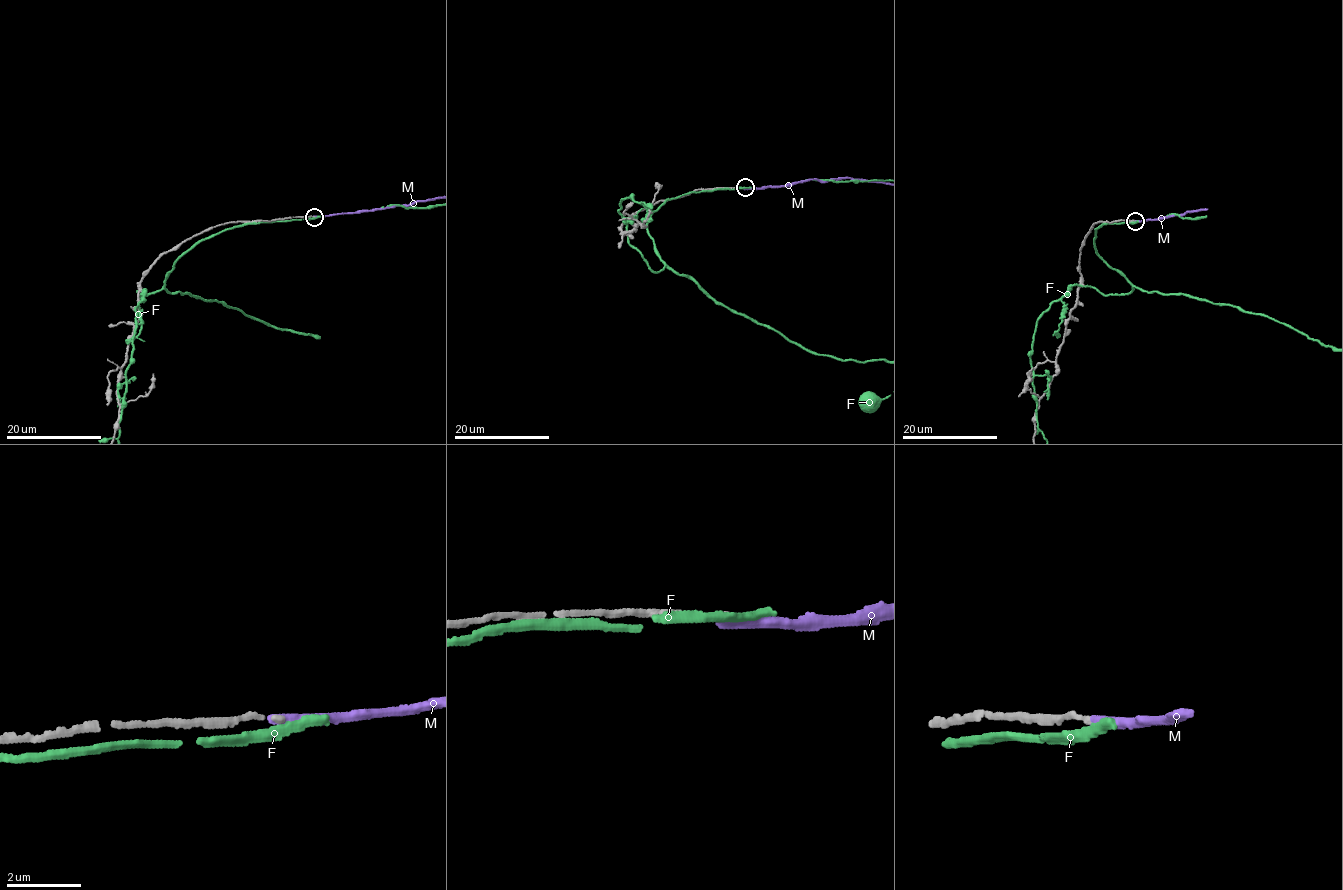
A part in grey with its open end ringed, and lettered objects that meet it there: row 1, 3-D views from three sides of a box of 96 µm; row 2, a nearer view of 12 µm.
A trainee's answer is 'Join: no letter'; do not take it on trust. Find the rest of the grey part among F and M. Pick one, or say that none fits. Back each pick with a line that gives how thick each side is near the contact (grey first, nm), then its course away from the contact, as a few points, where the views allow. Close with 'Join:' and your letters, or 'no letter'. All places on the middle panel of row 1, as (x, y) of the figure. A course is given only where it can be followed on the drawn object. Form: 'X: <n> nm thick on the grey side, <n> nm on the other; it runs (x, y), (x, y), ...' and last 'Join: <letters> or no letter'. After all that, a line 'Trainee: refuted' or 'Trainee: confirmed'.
Join: no letter
Trainee: confirmed

